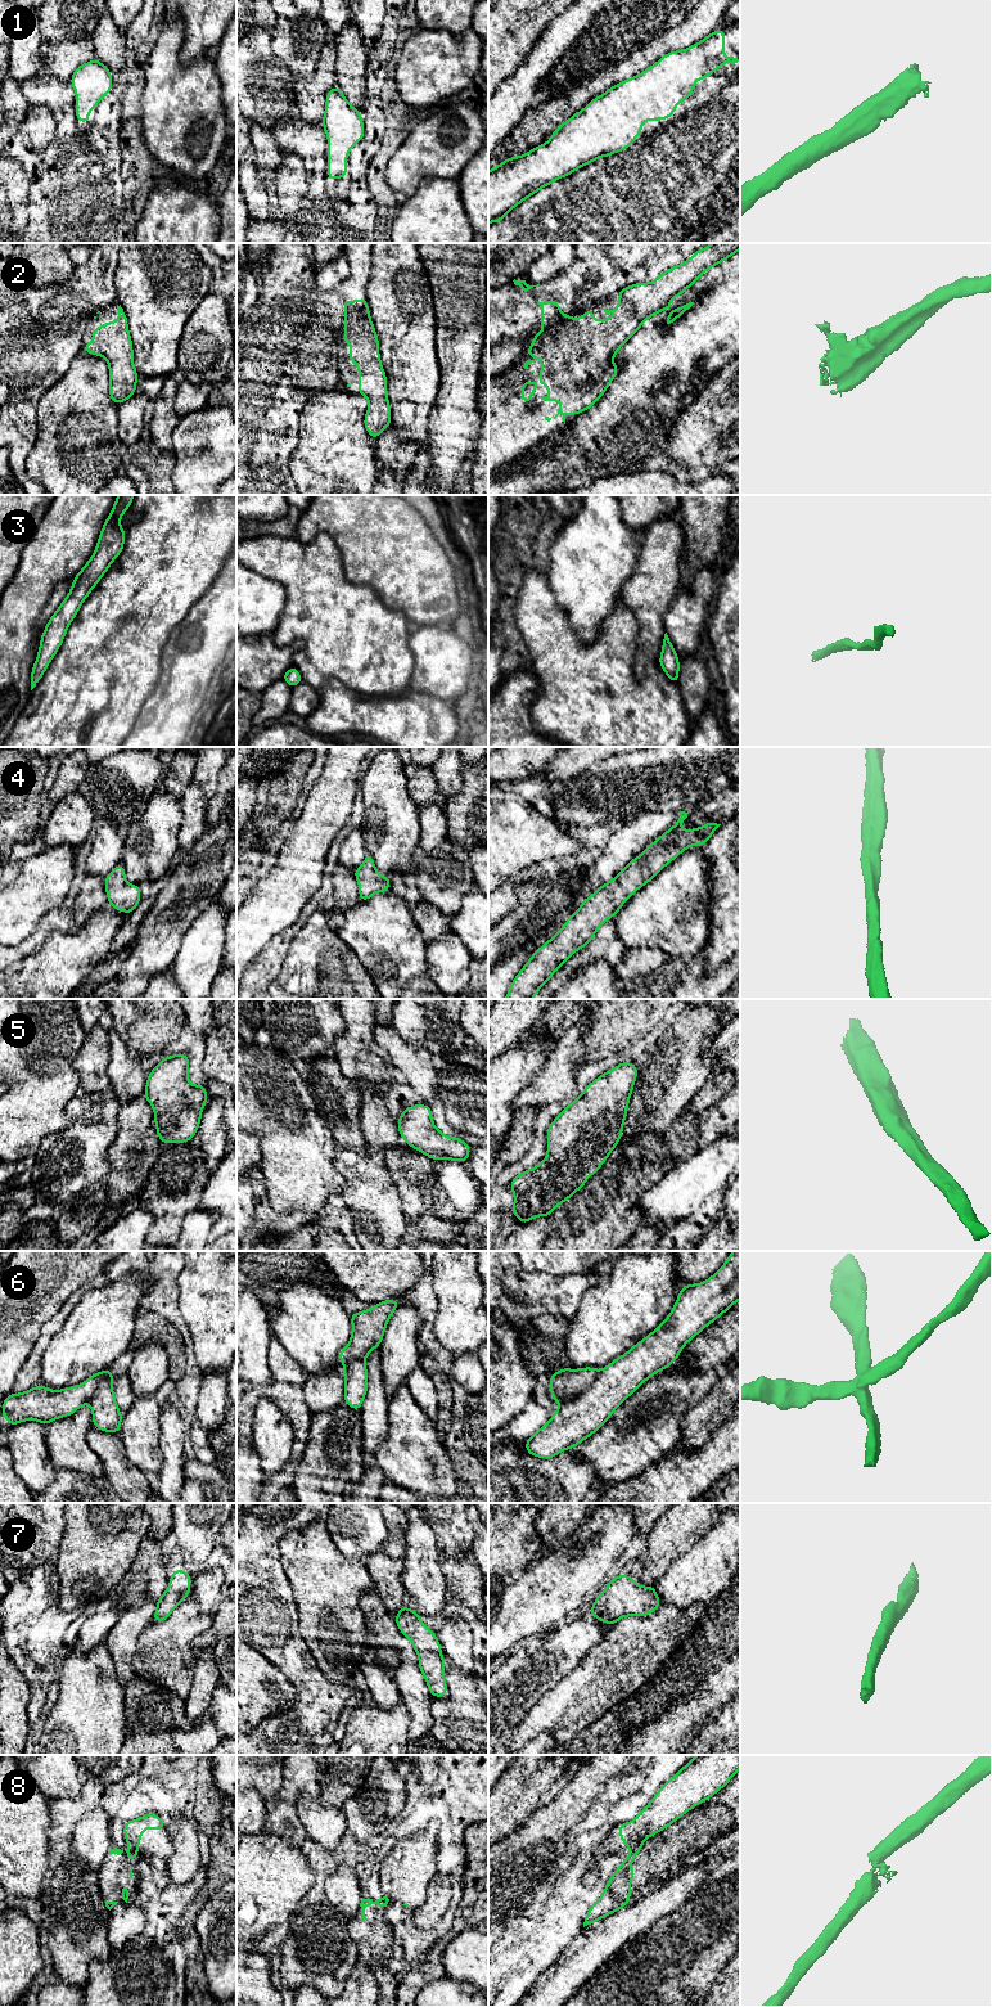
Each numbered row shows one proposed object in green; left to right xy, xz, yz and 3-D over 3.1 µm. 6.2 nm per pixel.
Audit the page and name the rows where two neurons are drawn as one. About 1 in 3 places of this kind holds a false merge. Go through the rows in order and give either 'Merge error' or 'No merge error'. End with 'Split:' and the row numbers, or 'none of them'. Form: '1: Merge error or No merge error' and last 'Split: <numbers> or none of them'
1: No merge error
2: No merge error
3: No merge error
4: No merge error
5: No merge error
6: Merge error
7: No merge error
8: Merge error
Split: 6, 8

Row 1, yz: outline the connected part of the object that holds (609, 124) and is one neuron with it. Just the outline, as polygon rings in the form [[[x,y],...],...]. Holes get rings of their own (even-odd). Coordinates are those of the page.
[[[720,30],[687,49],[663,55],[640,75],[612,86],[592,99],[581,112],[562,123],[547,143],[523,156],[508,158],[488,171],[488,224],[500,222],[510,210],[555,180],[632,145],[635,138],[642,132],[644,120],[654,122],[671,118],[677,104],[689,99],[696,80],[712,76],[726,62],[739,62],[738,58],[723,55],[723,44],[725,31]]]

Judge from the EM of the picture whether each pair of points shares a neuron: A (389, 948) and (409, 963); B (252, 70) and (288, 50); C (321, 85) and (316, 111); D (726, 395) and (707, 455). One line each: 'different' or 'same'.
A: same
B: different
C: same
D: same

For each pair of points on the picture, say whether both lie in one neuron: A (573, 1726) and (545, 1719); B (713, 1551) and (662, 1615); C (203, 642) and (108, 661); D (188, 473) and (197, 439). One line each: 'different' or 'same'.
A: same
B: different
C: different
D: same

